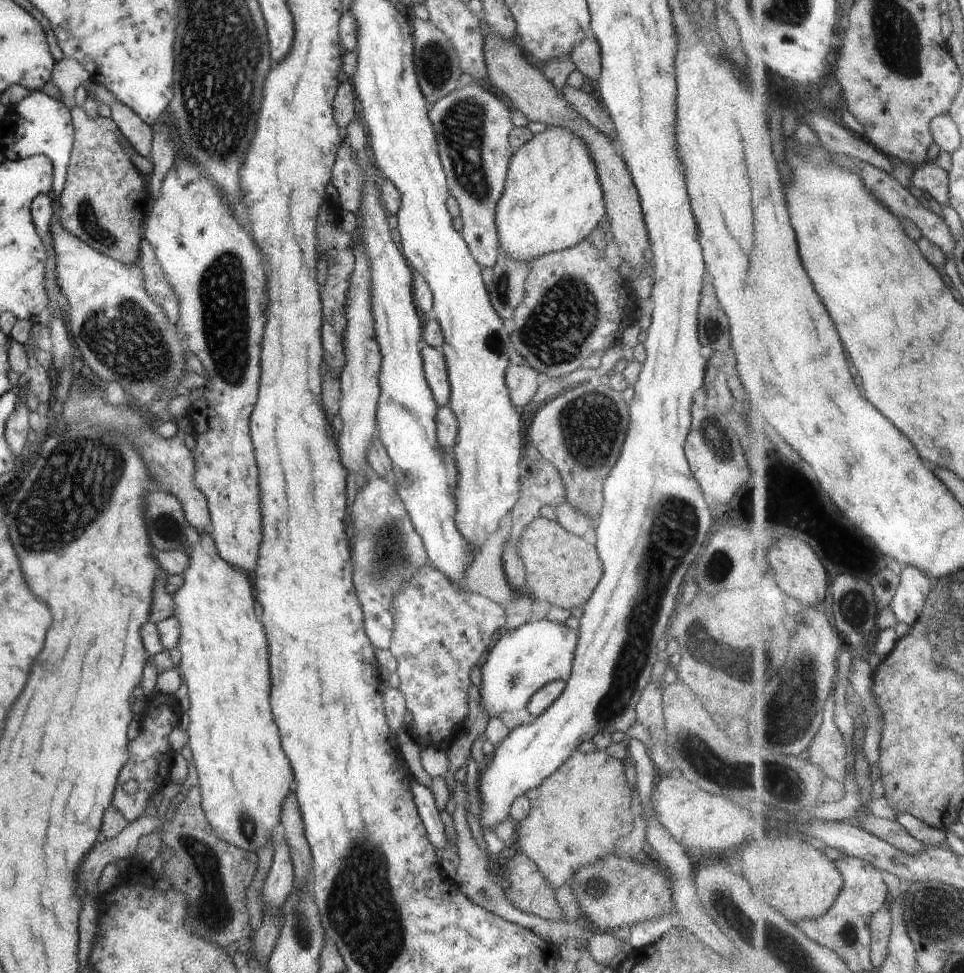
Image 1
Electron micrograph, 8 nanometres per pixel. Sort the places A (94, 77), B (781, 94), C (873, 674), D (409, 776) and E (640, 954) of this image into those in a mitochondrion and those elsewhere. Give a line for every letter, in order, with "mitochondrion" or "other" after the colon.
A: other
B: other
C: other
D: other
E: other

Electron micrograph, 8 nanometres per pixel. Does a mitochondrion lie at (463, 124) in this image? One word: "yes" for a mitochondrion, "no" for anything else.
yes

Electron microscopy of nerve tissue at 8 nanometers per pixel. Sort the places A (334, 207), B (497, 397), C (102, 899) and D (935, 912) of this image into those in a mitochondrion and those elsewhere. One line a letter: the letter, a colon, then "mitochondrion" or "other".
A: other
B: other
C: other
D: mitochondrion

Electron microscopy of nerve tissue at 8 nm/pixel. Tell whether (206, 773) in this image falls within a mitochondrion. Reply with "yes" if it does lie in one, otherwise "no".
no

